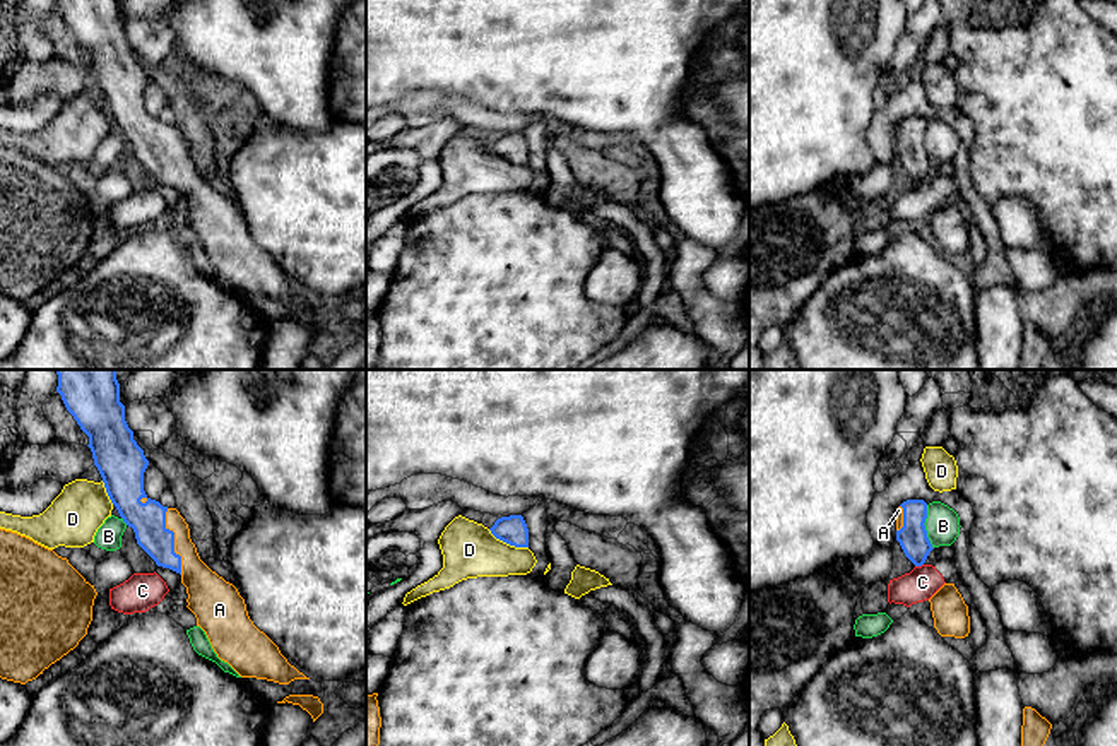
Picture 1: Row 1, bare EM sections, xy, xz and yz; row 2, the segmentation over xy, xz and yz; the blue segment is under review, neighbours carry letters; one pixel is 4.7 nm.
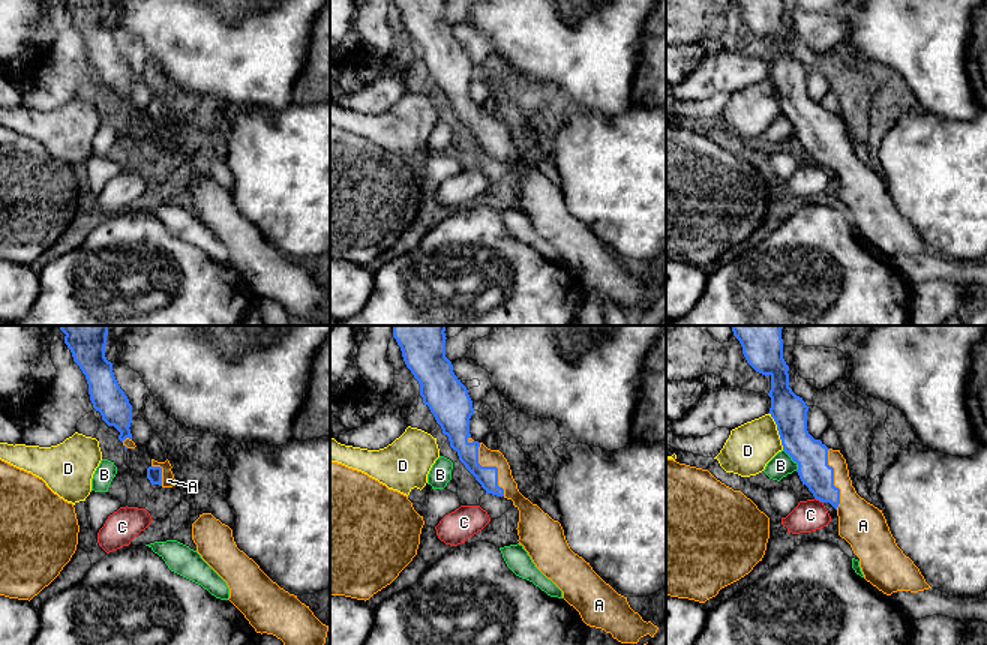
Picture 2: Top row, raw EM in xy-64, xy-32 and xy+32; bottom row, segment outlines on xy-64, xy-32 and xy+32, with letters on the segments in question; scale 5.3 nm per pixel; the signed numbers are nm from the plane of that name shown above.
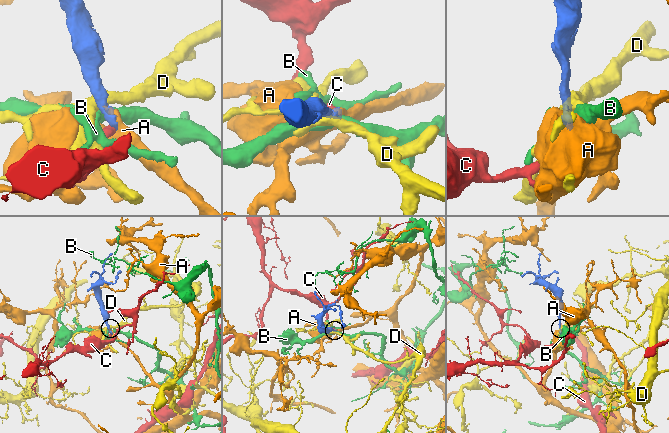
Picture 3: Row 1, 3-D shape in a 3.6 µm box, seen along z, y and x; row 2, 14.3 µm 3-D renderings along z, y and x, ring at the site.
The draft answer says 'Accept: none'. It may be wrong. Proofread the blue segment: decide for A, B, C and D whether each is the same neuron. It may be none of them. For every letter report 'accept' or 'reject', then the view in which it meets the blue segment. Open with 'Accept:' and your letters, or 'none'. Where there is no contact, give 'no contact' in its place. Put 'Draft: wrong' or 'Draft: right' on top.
Draft: wrong
Accept: A
A: accept | xy
B: reject | yz
C: reject | yz
D: reject | xz

